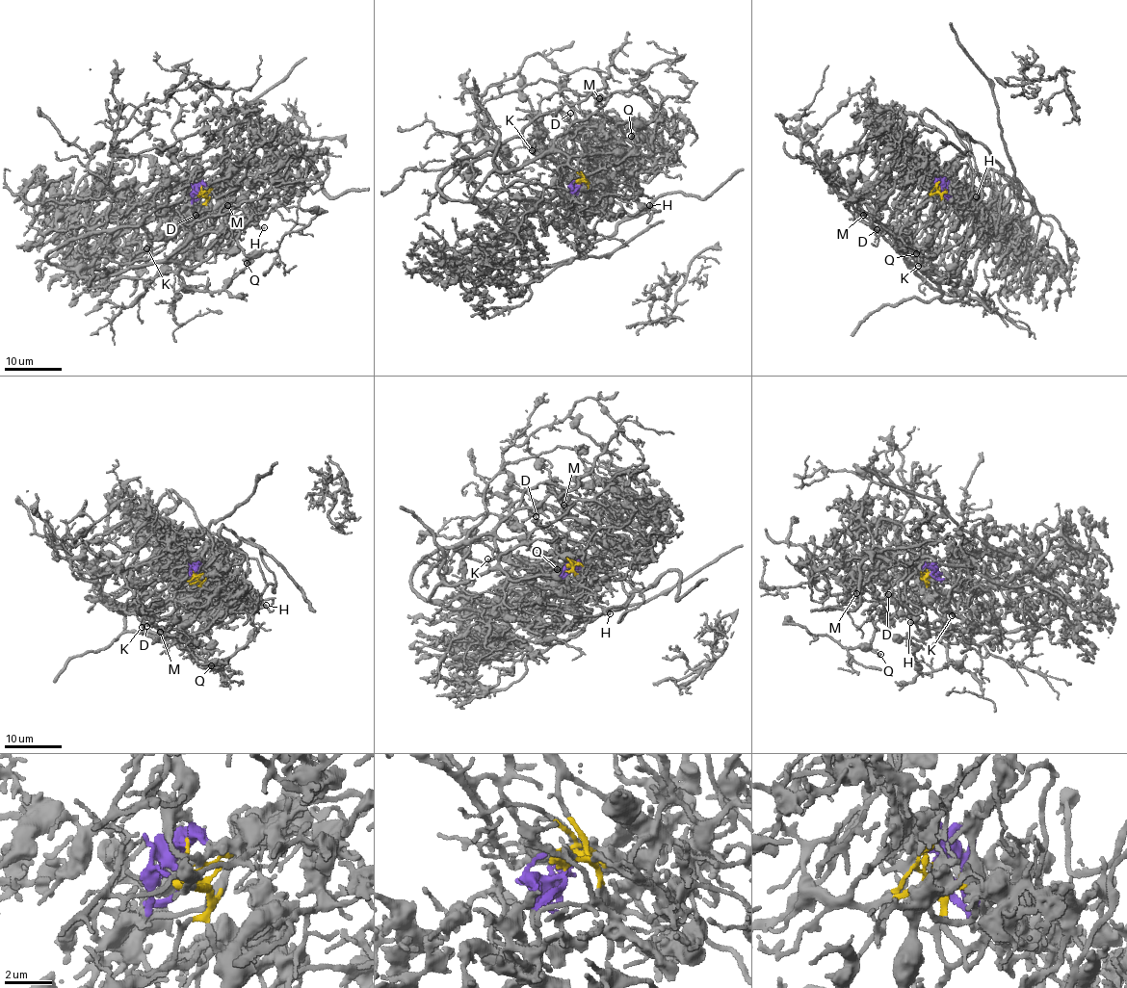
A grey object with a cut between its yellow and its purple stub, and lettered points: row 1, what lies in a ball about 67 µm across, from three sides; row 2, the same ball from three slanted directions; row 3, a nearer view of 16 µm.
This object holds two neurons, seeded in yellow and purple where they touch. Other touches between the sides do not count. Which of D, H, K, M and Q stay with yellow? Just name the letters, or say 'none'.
D, K, M, Q

